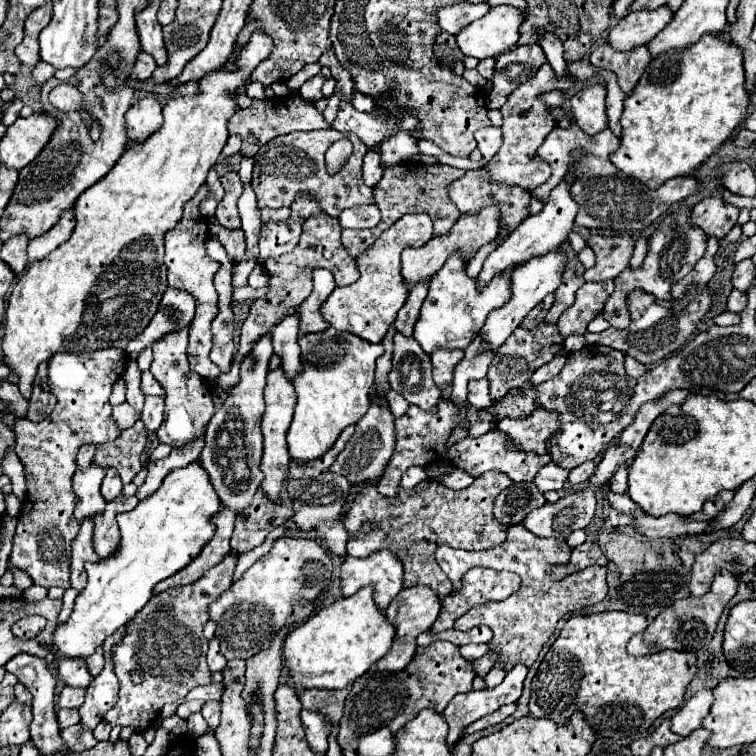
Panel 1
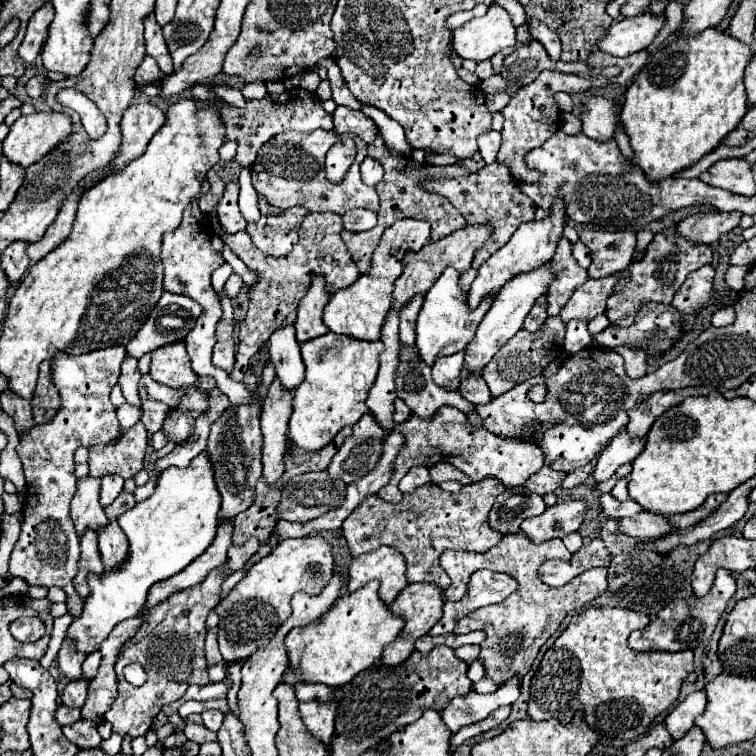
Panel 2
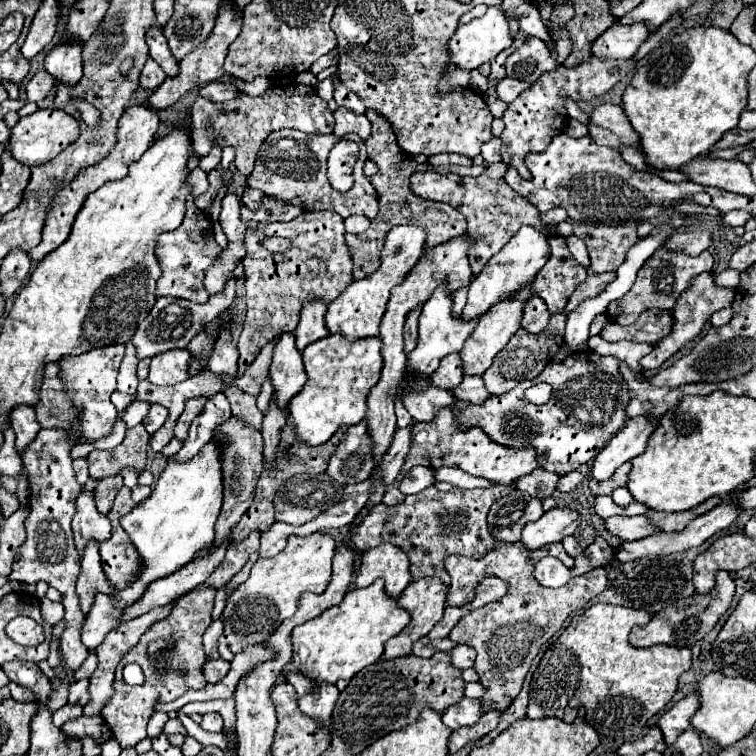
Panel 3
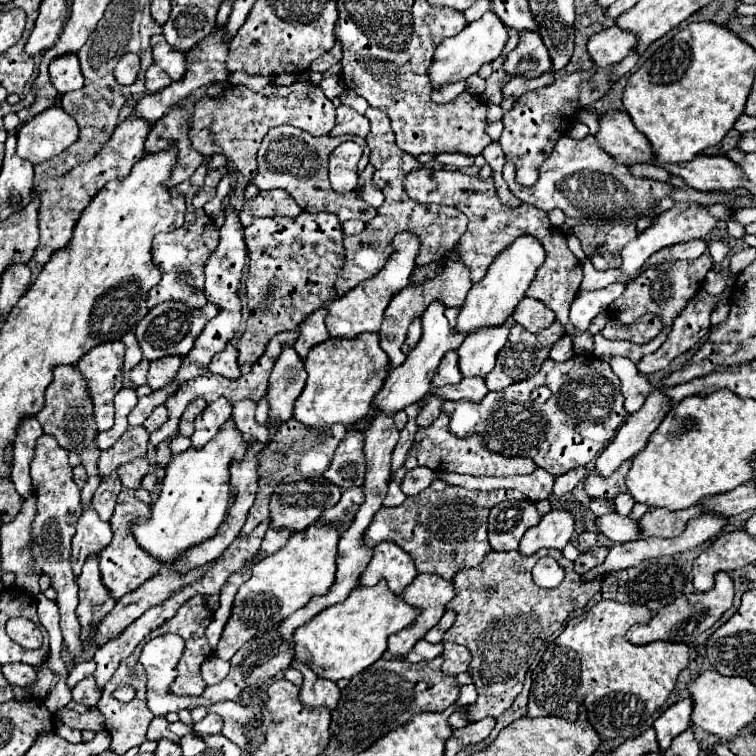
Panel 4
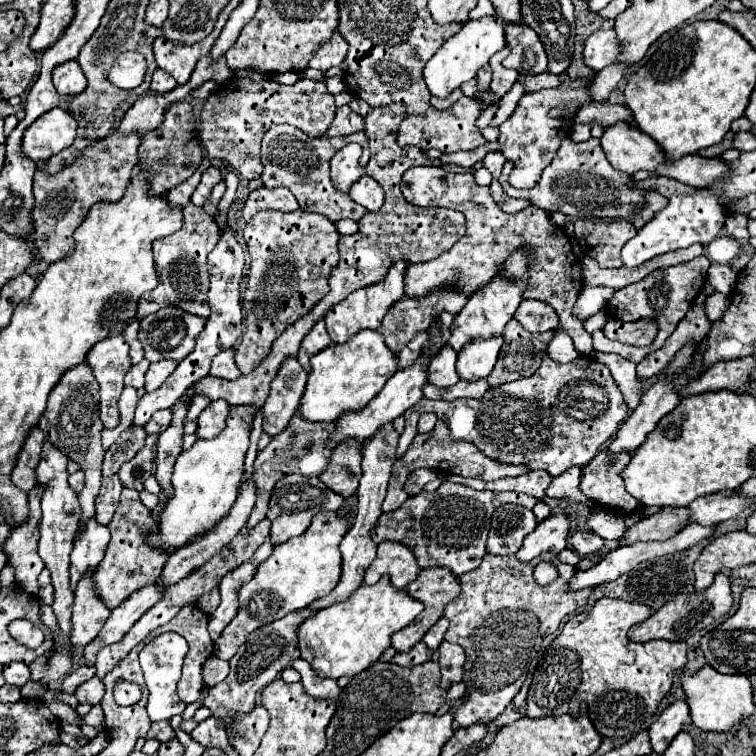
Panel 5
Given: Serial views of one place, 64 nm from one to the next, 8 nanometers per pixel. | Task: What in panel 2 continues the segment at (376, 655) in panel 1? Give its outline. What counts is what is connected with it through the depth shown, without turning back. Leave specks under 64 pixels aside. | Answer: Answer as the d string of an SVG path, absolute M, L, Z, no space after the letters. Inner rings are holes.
M372 580L360 590L336 600L318 622L290 630L286 636L288 660L302 672L304 682L326 684L332 688L344 686L364 668L370 668L382 656L384 646L390 644L402 628L404 622L394 616L384 602L380 602L378 582Z

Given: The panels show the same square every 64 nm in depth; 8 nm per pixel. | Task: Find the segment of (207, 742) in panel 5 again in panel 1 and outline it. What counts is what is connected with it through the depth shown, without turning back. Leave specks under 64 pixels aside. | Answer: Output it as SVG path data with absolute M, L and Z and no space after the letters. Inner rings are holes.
M212 700L204 702L204 706L202 706L200 712L202 712L204 720L210 724L212 730L218 728L218 724L220 724L220 704L218 702L212 702Z

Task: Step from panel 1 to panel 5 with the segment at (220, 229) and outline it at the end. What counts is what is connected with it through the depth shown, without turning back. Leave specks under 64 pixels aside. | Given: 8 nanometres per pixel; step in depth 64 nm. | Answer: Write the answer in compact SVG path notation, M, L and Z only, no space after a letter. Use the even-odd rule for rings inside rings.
M258 212L244 228L244 240L250 252L250 276L244 296L246 332L236 346L236 364L242 374L252 372L284 328L308 314L330 290L330 274L340 260L340 234L326 216L296 212Z

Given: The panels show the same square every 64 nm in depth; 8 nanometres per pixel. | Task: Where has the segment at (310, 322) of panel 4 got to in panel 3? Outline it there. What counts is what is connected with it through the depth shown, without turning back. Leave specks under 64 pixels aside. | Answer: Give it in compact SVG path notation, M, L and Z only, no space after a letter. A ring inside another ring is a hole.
M320 298L304 302L304 308L300 310L298 328L294 330L298 350L302 350L304 346L308 346L320 338L326 338L330 334L324 324L324 314L326 314L326 304Z

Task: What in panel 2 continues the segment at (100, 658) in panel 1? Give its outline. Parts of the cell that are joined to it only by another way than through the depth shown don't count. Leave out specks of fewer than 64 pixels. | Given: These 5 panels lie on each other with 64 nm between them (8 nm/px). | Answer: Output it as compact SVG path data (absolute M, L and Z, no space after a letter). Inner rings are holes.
M92 652L90 656L86 656L84 664L82 664L82 670L84 670L84 678L92 680L96 676L96 670L100 668L100 652Z

